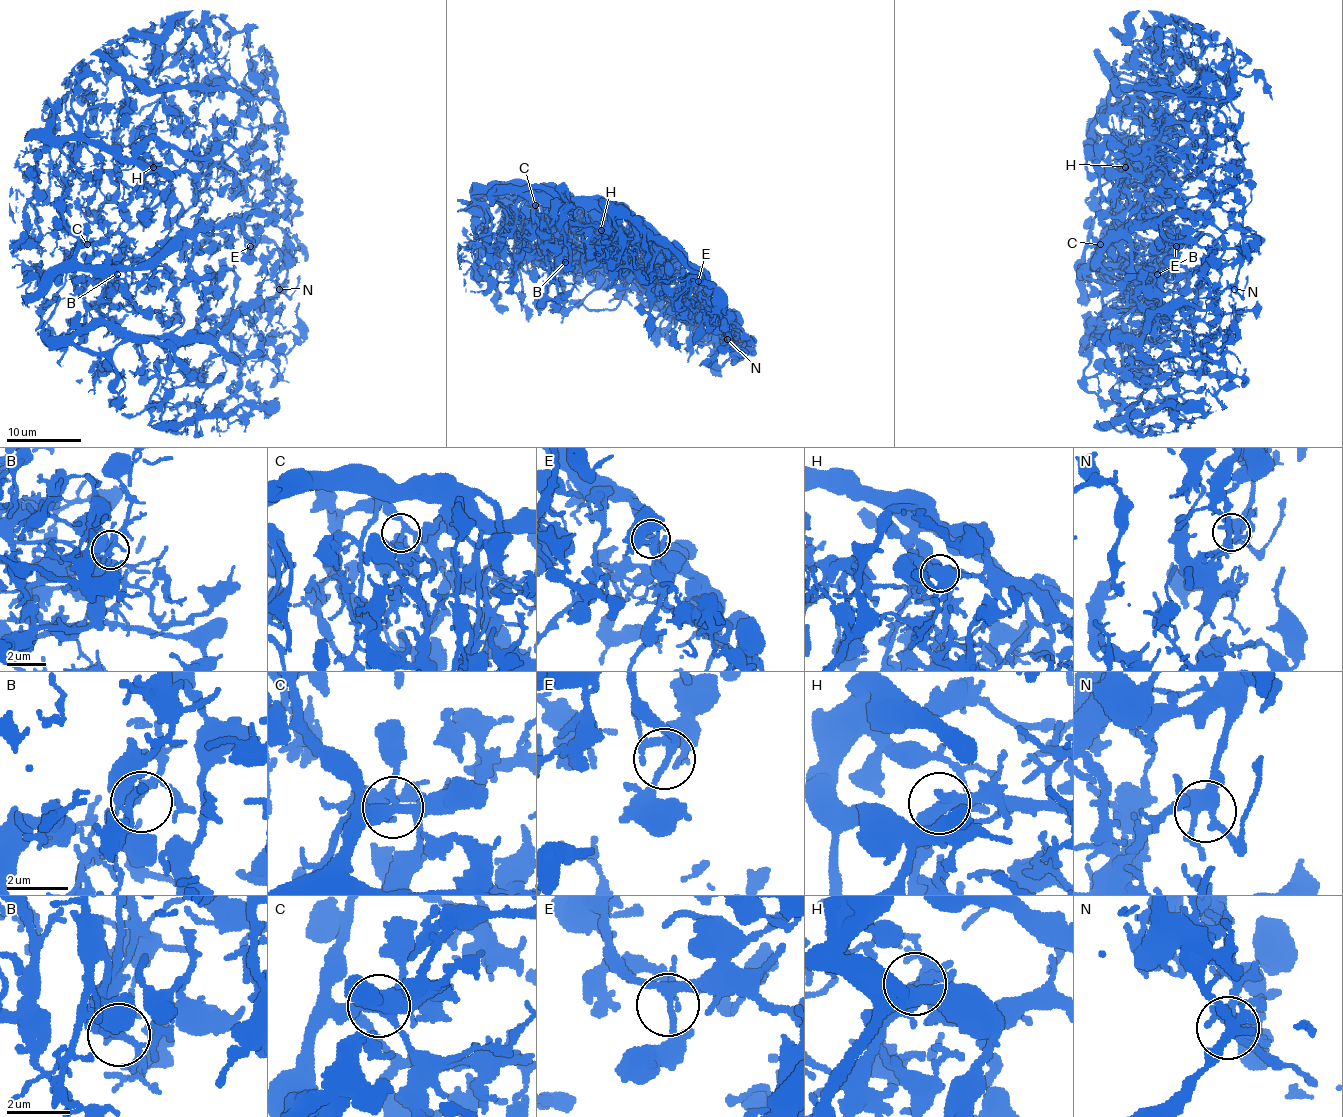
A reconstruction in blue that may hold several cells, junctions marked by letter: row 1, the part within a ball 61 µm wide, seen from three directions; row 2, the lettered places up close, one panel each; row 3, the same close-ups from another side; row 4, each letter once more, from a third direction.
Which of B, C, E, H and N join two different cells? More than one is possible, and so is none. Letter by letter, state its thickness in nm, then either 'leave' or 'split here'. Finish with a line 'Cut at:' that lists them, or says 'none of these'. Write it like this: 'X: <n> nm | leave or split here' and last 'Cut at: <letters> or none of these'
B: 280 nm | leave
C: 240 nm | leave
E: 200 nm | leave
H: 420 nm | leave
N: 400 nm | leave
Cut at: none of these

